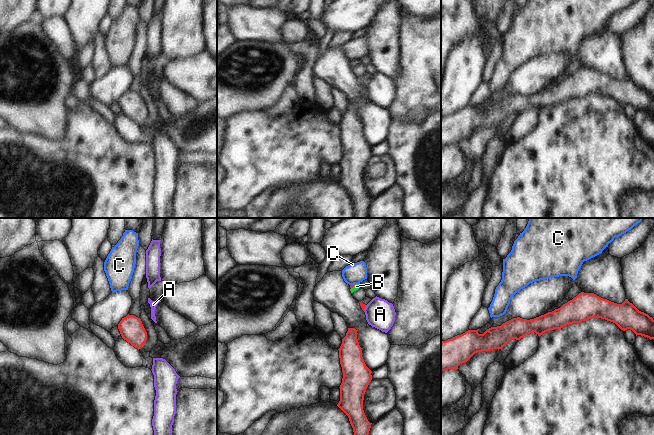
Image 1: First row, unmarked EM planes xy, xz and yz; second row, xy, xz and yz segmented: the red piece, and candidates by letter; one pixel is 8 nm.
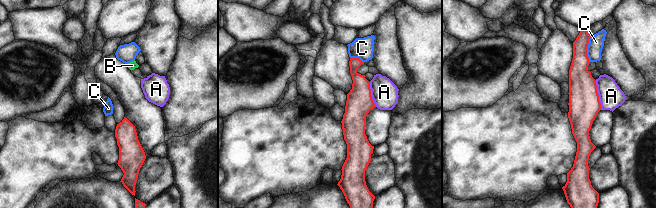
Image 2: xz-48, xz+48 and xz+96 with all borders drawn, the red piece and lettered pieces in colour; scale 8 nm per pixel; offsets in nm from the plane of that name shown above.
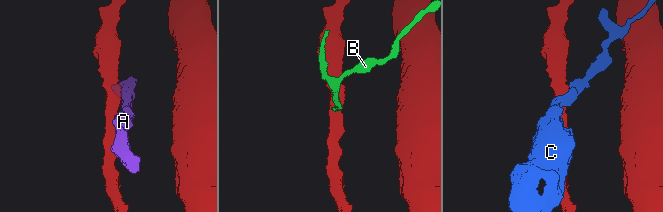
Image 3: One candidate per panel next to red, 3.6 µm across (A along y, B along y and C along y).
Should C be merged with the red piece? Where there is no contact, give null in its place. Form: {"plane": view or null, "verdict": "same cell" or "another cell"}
{"plane": "xz", "verdict": "another cell"}

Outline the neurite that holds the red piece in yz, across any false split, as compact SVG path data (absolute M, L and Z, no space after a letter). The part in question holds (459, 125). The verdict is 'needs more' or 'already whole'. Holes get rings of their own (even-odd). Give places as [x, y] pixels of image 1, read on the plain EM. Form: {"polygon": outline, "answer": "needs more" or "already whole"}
{"polygon": "M579 69L572 76L563 80L560 84L534 95L522 95L520 93L513 94L501 102L491 103L483 110L479 110L478 106L468 106L461 111L457 111L446 117L441 117L441 148L448 145L458 145L458 142L467 138L475 129L482 127L491 127L493 125L502 125L510 116L520 116L524 112L535 108L538 112L543 109L561 105L562 103L580 99L590 94L601 94L615 99L621 106L632 106L636 112L654 115L654 96L648 90L639 87L632 79L625 75L622 80L611 78L603 75L594 69Z", "answer": "already whole"}

